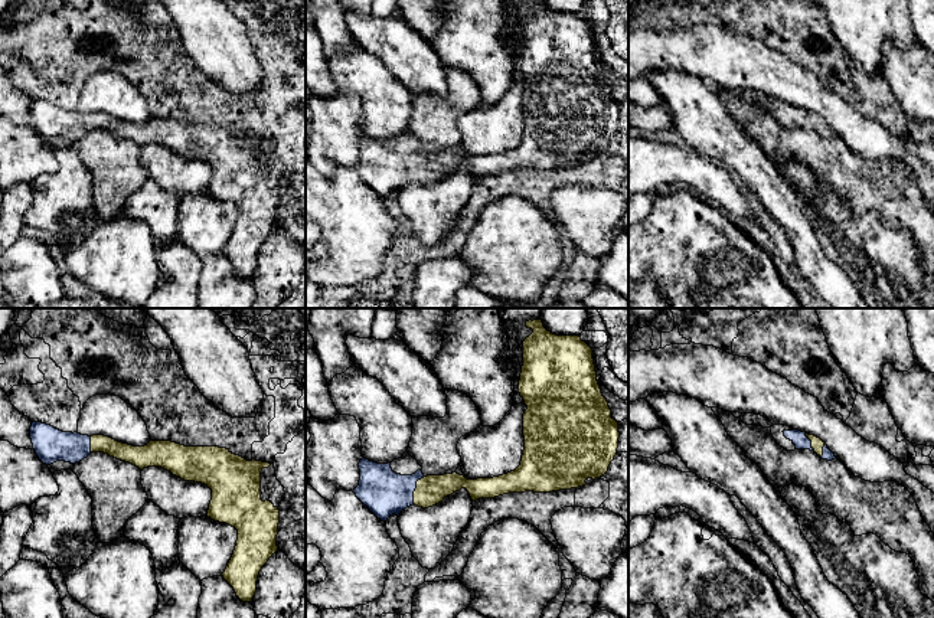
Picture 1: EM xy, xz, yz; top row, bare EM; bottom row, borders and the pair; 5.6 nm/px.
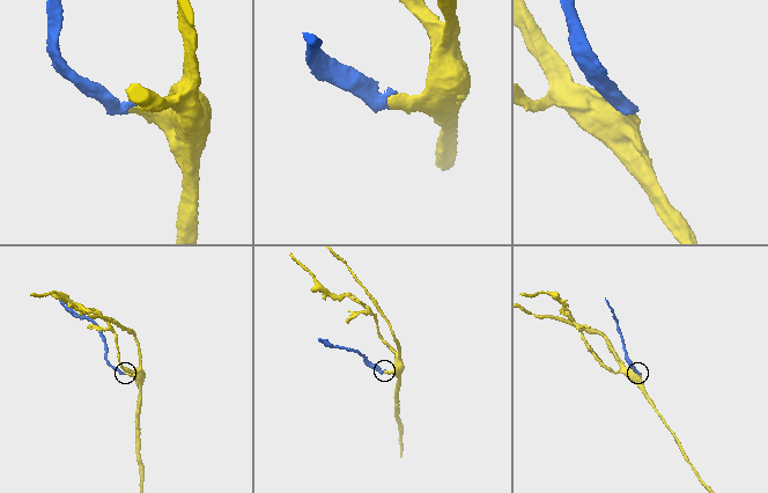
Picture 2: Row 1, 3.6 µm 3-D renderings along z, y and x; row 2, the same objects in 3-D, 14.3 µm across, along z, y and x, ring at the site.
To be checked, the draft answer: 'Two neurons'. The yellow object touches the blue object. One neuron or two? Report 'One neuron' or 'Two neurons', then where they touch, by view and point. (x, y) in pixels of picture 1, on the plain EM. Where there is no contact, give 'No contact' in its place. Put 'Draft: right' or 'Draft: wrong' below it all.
One neuron. Touches yellow at xz (415, 167)
Draft: wrong

